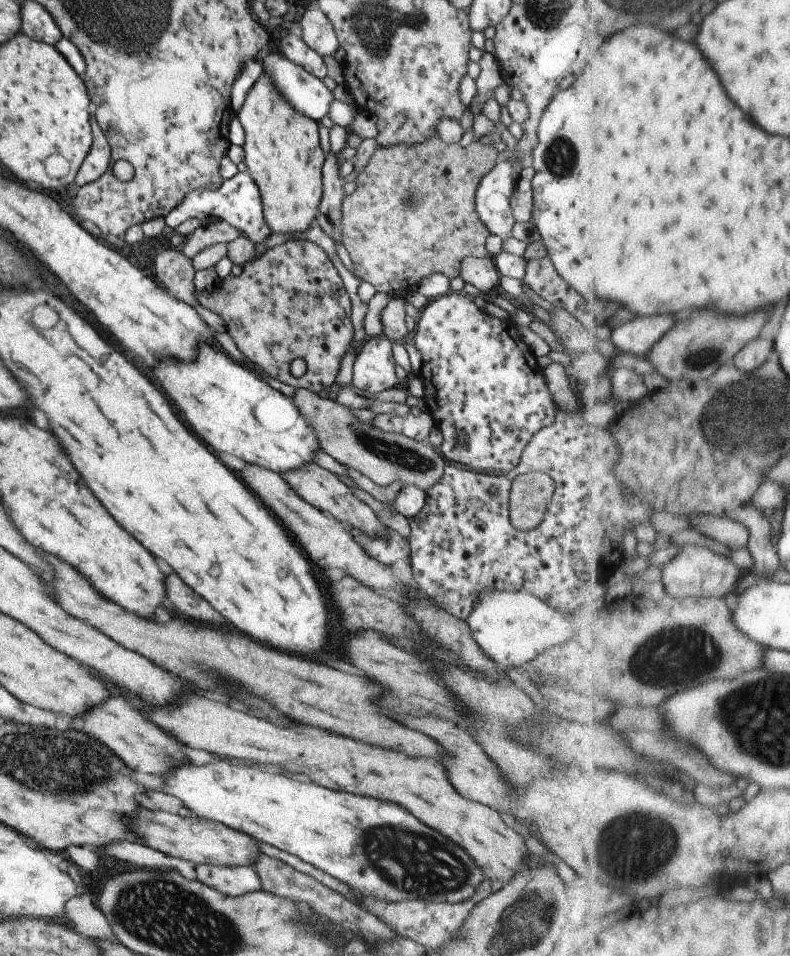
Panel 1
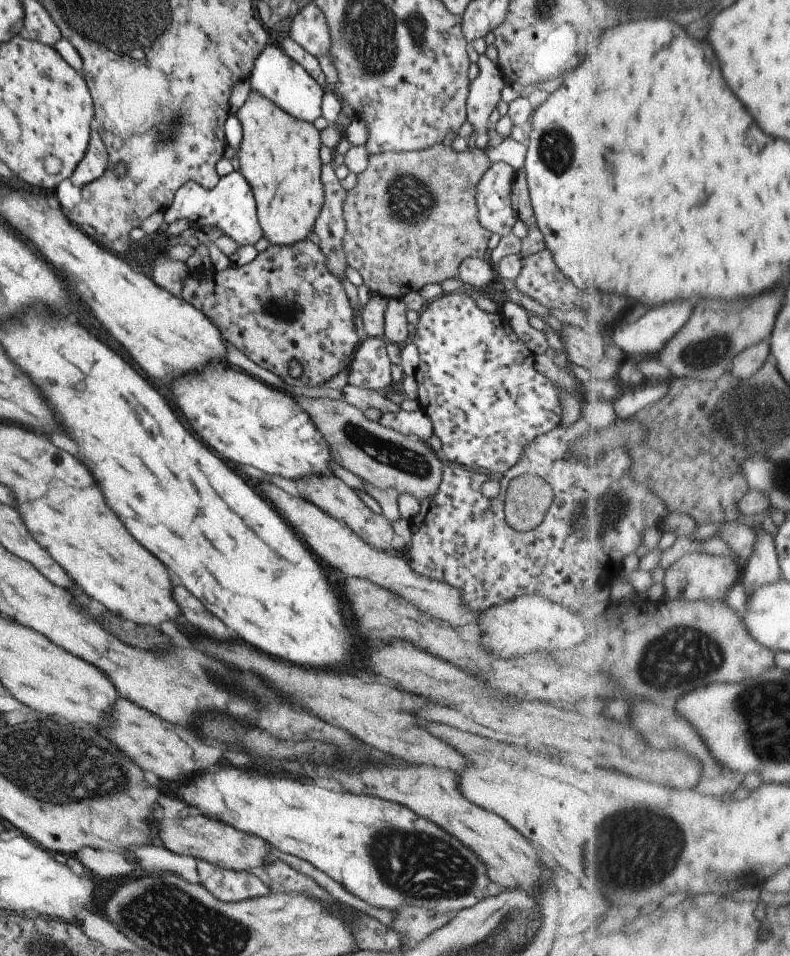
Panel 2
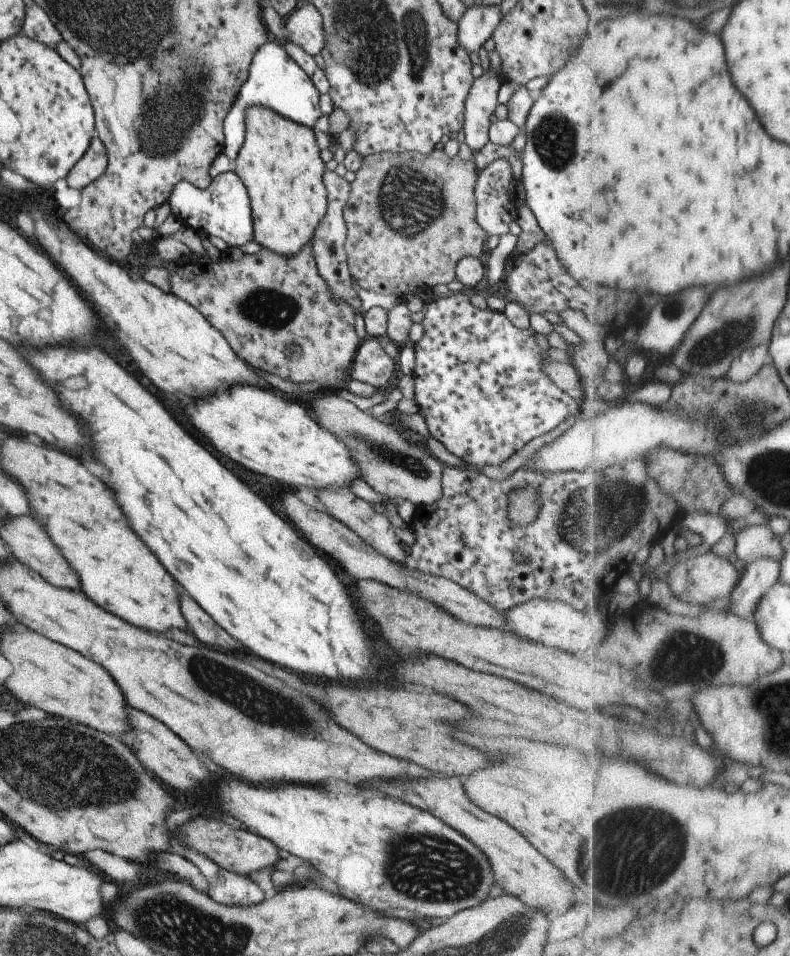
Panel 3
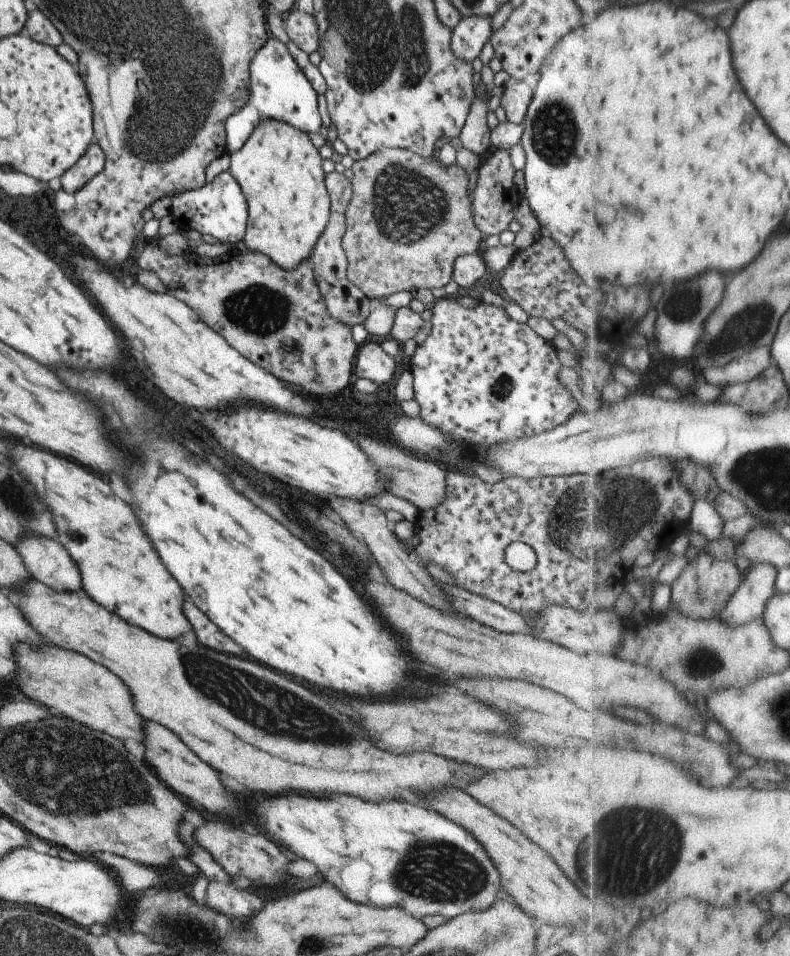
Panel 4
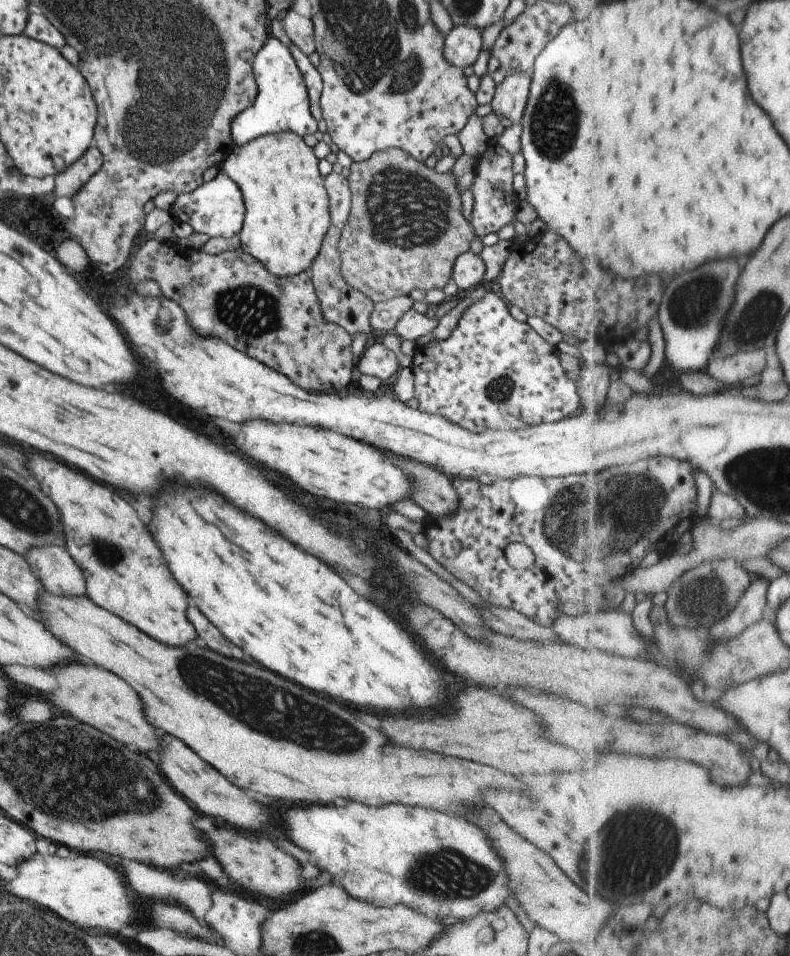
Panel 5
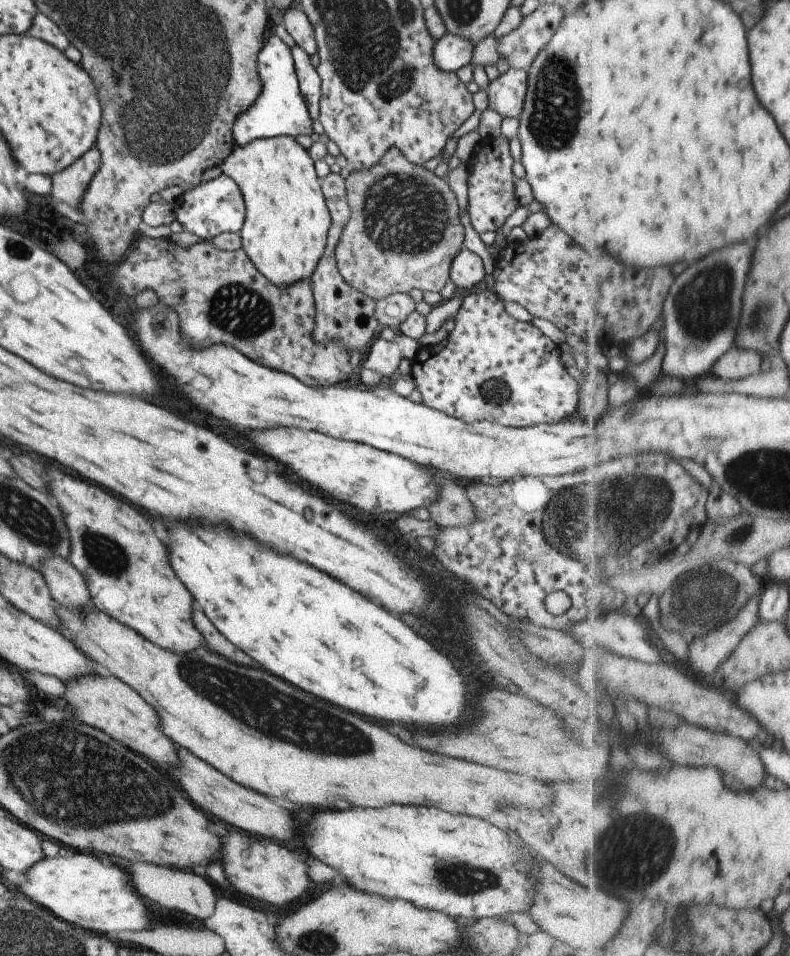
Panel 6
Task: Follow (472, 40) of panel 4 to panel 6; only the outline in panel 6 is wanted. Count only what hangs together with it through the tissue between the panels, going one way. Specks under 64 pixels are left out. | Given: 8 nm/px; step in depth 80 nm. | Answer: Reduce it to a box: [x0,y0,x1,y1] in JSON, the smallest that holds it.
[434,33,475,72]

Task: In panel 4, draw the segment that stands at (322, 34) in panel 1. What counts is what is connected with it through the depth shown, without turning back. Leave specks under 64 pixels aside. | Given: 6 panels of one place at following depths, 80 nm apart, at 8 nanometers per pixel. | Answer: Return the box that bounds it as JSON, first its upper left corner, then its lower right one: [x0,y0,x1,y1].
[285,8,319,54]

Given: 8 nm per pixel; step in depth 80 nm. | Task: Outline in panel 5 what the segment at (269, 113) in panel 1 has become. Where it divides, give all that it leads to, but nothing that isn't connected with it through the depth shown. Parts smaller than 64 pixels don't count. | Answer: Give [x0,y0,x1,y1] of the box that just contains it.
[221,131,331,278]

